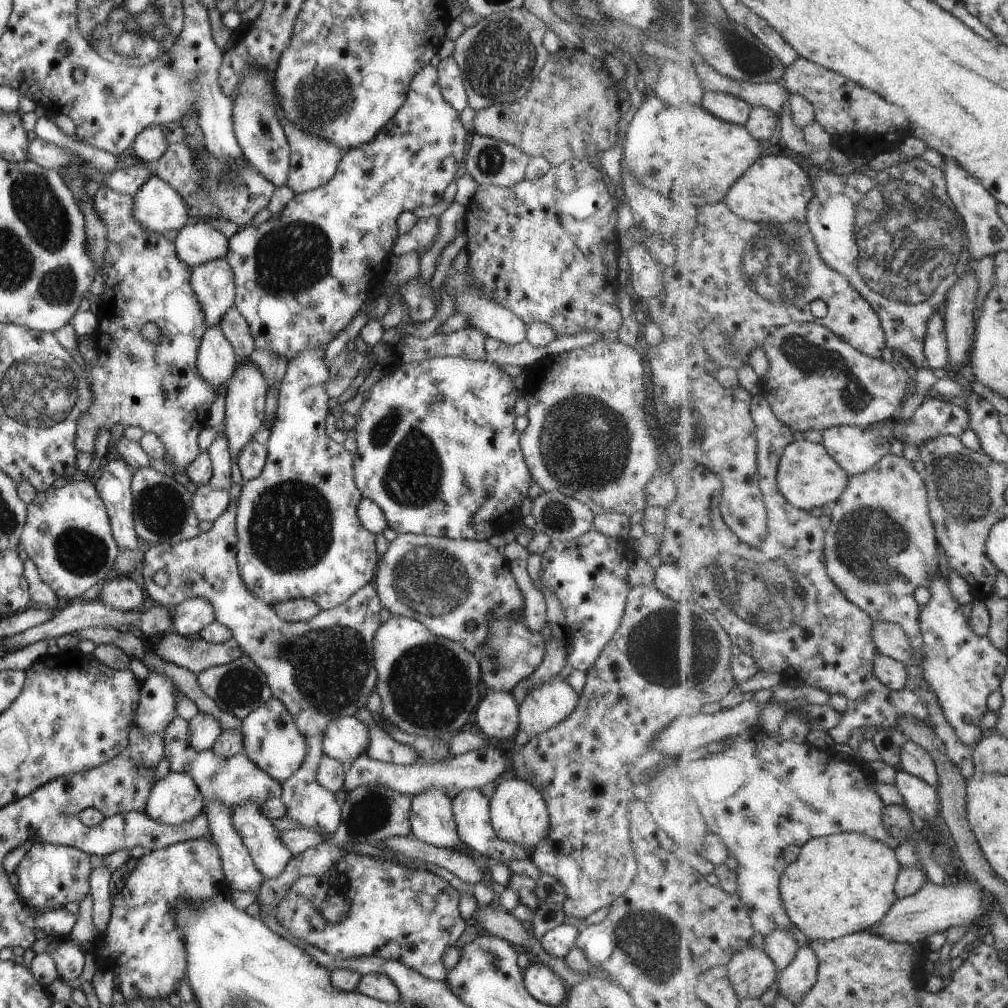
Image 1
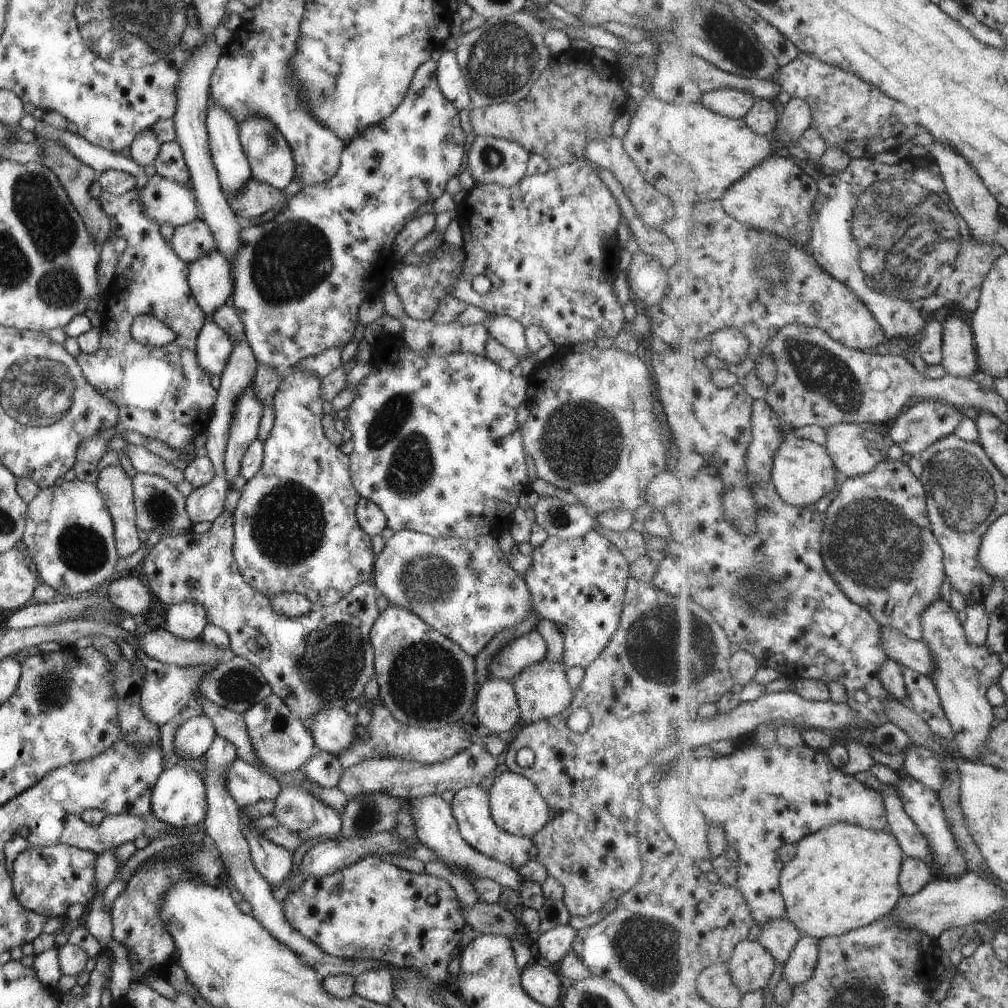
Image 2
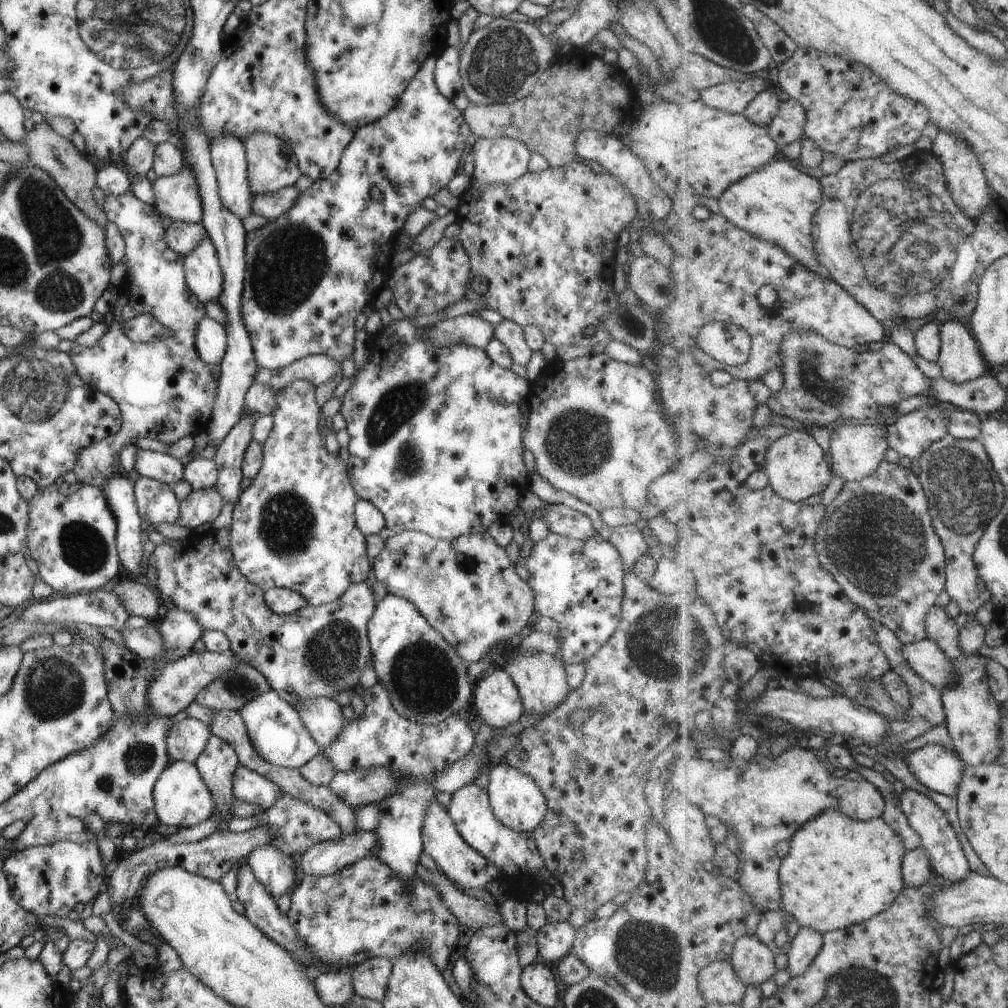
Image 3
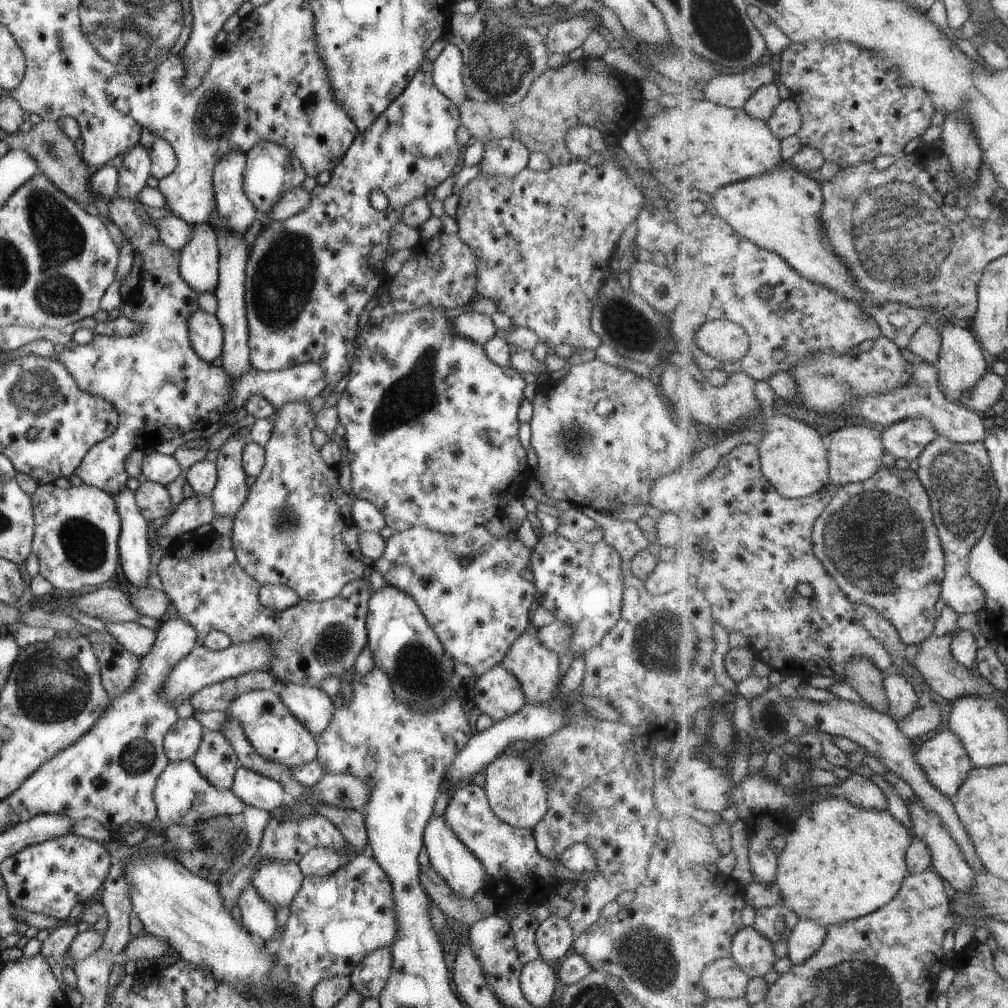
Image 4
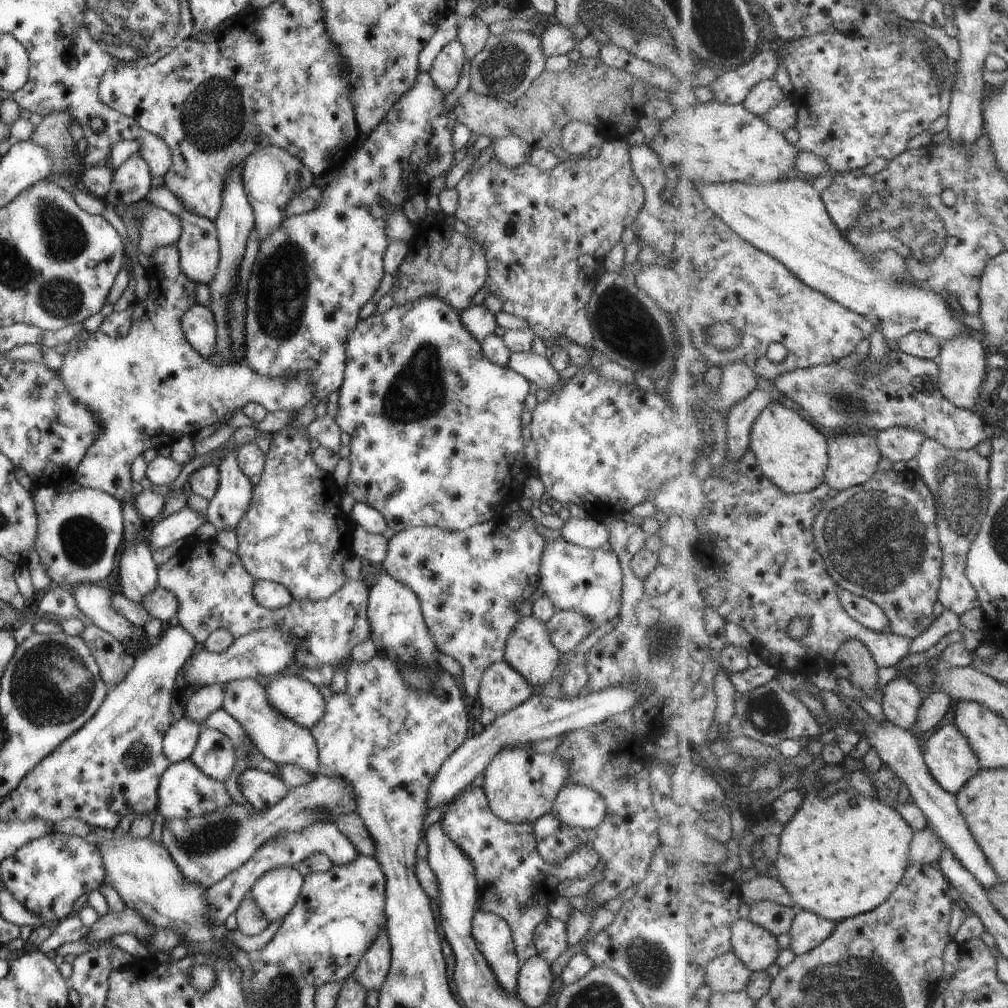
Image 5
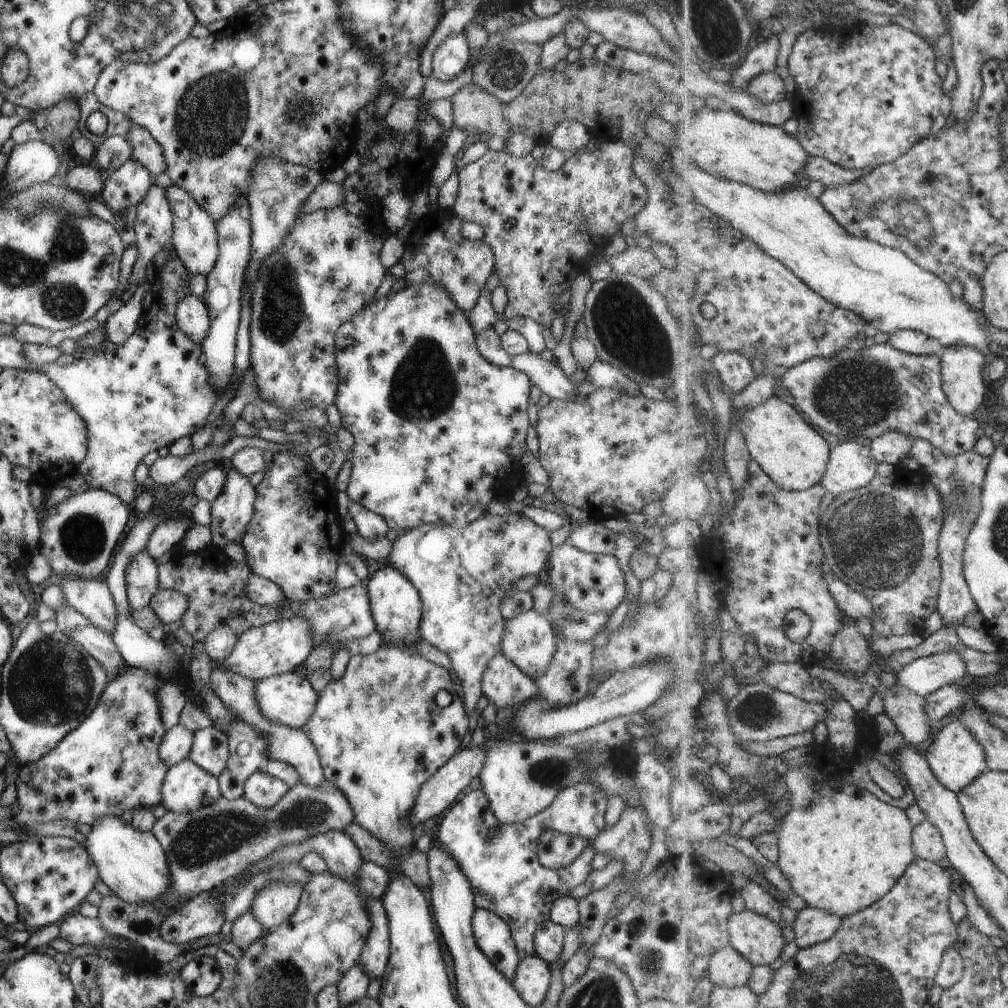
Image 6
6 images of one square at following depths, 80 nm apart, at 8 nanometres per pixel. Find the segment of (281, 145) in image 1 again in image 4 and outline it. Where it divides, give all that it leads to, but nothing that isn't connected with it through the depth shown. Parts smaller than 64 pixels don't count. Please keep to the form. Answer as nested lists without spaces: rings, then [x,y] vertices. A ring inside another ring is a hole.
[[[257,142],[255,146],[244,153],[246,155],[245,170],[243,172],[242,190],[257,214],[258,220],[264,227],[271,224],[269,212],[280,198],[293,187],[301,187],[303,180],[307,177],[303,164],[283,146],[273,142]]]

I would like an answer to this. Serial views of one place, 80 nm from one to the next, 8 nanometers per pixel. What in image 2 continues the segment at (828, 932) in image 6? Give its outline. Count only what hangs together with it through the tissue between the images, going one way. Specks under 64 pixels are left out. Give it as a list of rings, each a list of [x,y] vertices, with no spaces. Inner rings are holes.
[[[802,935],[795,945],[791,958],[784,964],[783,978],[795,989],[807,984],[815,974],[818,965],[820,939]]]

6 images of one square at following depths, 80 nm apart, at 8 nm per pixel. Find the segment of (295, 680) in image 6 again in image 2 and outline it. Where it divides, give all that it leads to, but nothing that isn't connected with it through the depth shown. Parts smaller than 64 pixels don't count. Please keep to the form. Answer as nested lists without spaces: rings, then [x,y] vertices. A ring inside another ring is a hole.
[[[324,707],[308,720],[308,731],[315,749],[337,755],[356,738],[356,719],[343,709]]]

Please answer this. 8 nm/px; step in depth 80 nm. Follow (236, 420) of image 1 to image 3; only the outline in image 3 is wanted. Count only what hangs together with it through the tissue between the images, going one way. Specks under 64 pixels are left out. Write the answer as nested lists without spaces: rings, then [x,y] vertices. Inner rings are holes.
[[[243,408],[241,418],[235,422],[235,426],[227,432],[223,442],[216,447],[212,462],[216,465],[217,477],[214,485],[215,492],[221,496],[223,504],[233,504],[241,496],[240,481],[242,457],[247,444],[251,442],[253,418]]]

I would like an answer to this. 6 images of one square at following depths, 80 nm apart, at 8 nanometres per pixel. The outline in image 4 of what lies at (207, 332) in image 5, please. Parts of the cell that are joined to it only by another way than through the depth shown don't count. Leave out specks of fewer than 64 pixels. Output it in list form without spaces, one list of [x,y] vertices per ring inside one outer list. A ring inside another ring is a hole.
[[[200,309],[187,316],[187,338],[195,355],[212,363],[222,354],[223,332],[213,314]]]

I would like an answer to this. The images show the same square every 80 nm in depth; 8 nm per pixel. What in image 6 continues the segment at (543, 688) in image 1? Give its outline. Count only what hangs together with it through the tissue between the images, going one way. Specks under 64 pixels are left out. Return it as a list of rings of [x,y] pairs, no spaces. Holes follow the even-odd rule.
[[[531,608],[525,612],[515,614],[509,620],[505,620],[503,634],[501,634],[500,652],[527,674],[529,678],[537,678],[539,674],[543,674],[549,666],[549,660],[551,660],[553,652],[555,652],[555,639],[547,616],[537,614]]]

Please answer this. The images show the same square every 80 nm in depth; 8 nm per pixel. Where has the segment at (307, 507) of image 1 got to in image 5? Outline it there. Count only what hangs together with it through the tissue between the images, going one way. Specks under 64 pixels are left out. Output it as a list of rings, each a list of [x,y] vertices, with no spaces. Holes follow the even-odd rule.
[[[289,421],[283,428],[270,434],[271,446],[264,455],[259,482],[252,486],[251,502],[235,526],[236,556],[254,580],[278,583],[295,600],[317,601],[328,598],[344,584],[341,564],[345,558],[353,555],[349,546],[355,525],[350,523],[350,518],[340,508],[341,489],[331,474],[323,472],[314,464],[305,430],[305,427],[293,426]]]

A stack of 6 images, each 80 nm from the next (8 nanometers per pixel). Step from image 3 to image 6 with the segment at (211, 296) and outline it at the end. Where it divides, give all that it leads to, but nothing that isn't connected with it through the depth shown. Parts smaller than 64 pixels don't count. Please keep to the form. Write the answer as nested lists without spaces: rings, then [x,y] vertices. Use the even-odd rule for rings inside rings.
[[[175,185],[166,188],[165,196],[170,204],[173,217],[172,235],[168,245],[173,248],[174,253],[180,258],[185,271],[191,275],[203,275],[205,277],[213,268],[218,255],[216,221],[194,201],[189,193]]]

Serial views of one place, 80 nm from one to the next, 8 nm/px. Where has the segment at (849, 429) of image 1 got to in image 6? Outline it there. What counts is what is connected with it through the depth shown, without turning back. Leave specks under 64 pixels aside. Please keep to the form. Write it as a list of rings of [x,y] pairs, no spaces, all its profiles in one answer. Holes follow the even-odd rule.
[[[869,441],[835,444],[831,446],[830,465],[821,485],[834,498],[863,489],[878,477],[878,464]]]

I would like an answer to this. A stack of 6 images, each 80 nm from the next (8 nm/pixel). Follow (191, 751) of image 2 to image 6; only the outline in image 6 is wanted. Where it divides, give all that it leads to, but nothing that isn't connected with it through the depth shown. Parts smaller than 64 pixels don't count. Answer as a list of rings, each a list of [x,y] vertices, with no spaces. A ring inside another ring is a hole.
[[[175,724],[173,728],[169,728],[164,732],[161,743],[157,748],[157,756],[159,760],[165,764],[167,768],[175,766],[181,760],[187,759],[189,750],[191,749],[193,733],[187,728]]]

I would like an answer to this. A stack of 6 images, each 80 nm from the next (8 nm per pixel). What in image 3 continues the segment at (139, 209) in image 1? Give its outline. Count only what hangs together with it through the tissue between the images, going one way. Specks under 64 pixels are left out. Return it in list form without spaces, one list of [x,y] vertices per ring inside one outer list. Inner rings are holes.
[[[181,156],[179,172],[165,177],[157,177],[150,183],[151,192],[155,194],[154,211],[156,214],[167,216],[171,221],[184,224],[199,224],[202,209],[199,188],[191,168],[185,164]]]

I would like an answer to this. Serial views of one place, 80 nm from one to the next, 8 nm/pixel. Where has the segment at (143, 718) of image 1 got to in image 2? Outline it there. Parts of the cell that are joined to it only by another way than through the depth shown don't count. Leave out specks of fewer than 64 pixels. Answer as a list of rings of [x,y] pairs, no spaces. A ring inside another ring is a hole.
[[[137,653],[137,658],[145,669],[139,706],[146,720],[157,728],[180,712],[180,708],[191,698],[192,692],[196,689],[203,676],[205,676],[205,673],[215,666],[191,665],[180,667],[147,658],[145,653]]]

